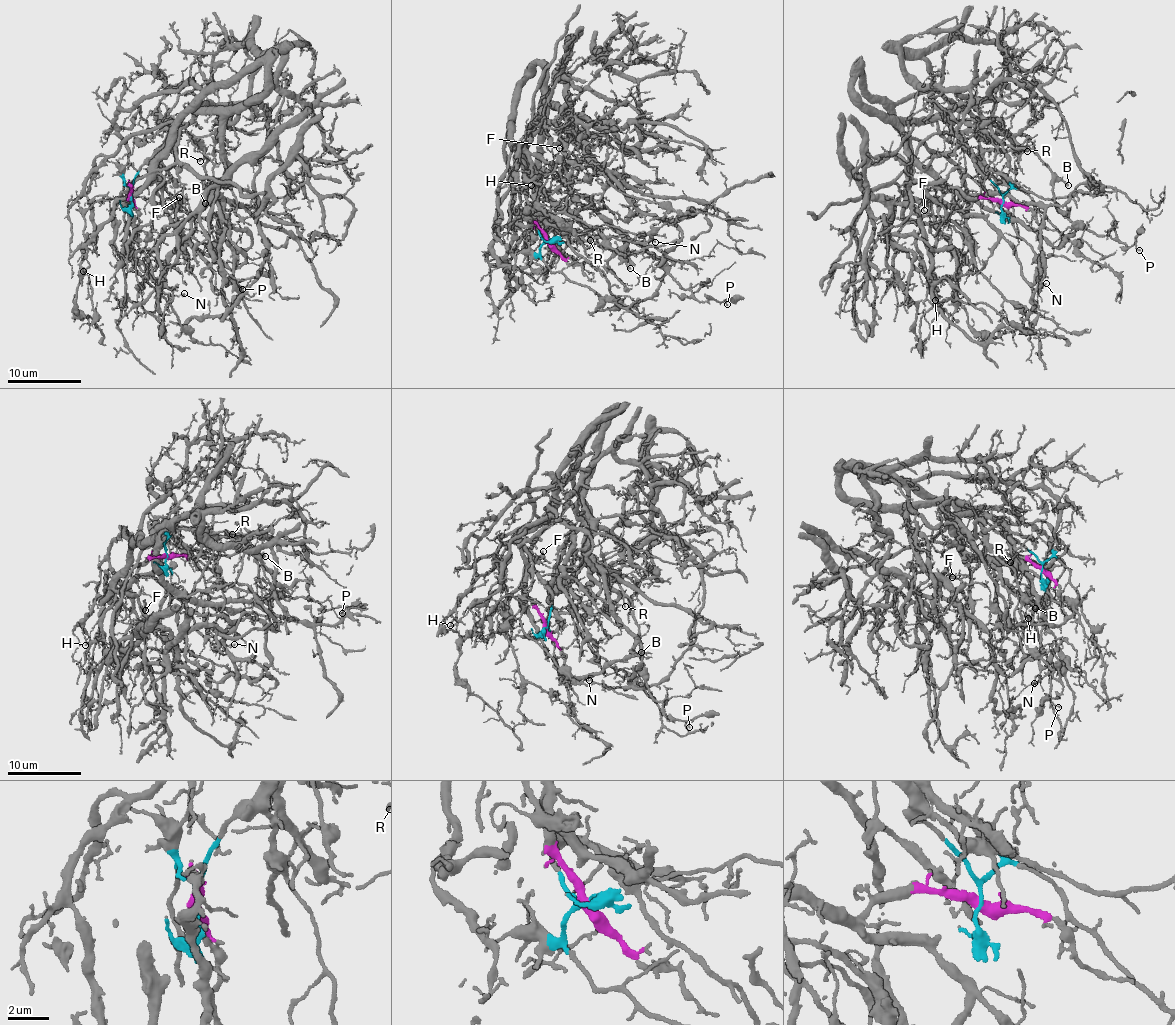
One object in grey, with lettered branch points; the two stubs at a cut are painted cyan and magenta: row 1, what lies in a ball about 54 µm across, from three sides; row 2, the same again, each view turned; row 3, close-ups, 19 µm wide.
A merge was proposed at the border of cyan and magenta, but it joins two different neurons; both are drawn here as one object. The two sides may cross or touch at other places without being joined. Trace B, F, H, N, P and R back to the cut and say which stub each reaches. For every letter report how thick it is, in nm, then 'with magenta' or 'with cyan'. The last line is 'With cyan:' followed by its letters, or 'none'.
B: calibre 160 nm; with cyan
F: calibre 70 nm; with magenta
H: calibre 120 nm; with magenta
N: calibre 150 nm; with magenta
P: calibre 110 nm; with cyan
R: calibre 150 nm; with cyan
With cyan: B, P, R

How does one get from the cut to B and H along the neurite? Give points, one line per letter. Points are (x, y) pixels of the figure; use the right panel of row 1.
B: (1003, 203), (1003, 196), (970, 158), (966, 140), (979, 134), (1033, 151), (1040, 161), (1068, 185)
H: (1003, 203), (906, 203), (937, 289), (934, 301)

